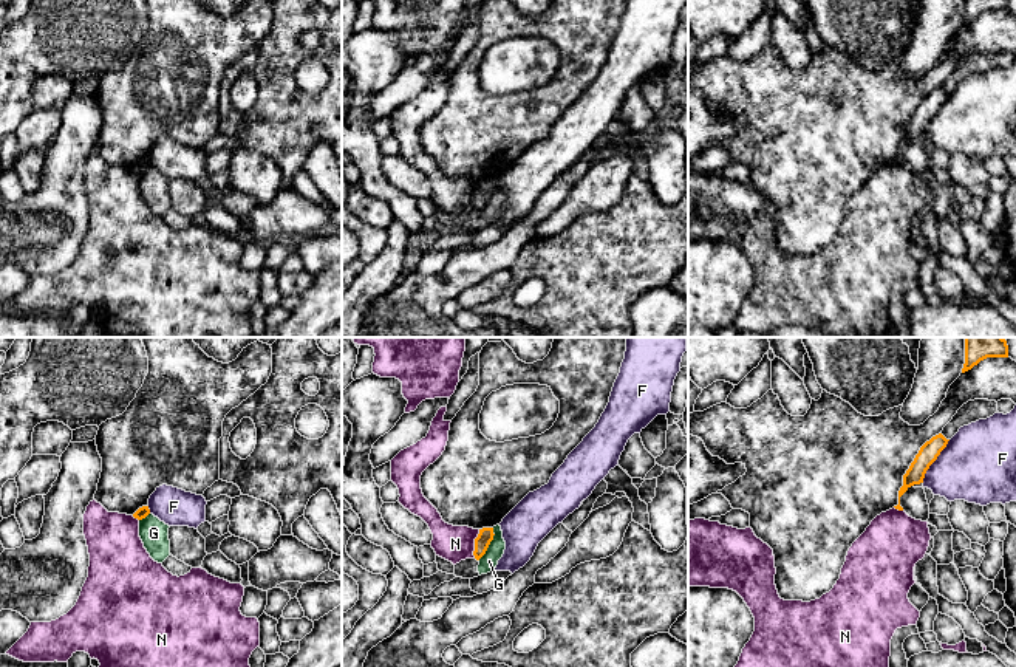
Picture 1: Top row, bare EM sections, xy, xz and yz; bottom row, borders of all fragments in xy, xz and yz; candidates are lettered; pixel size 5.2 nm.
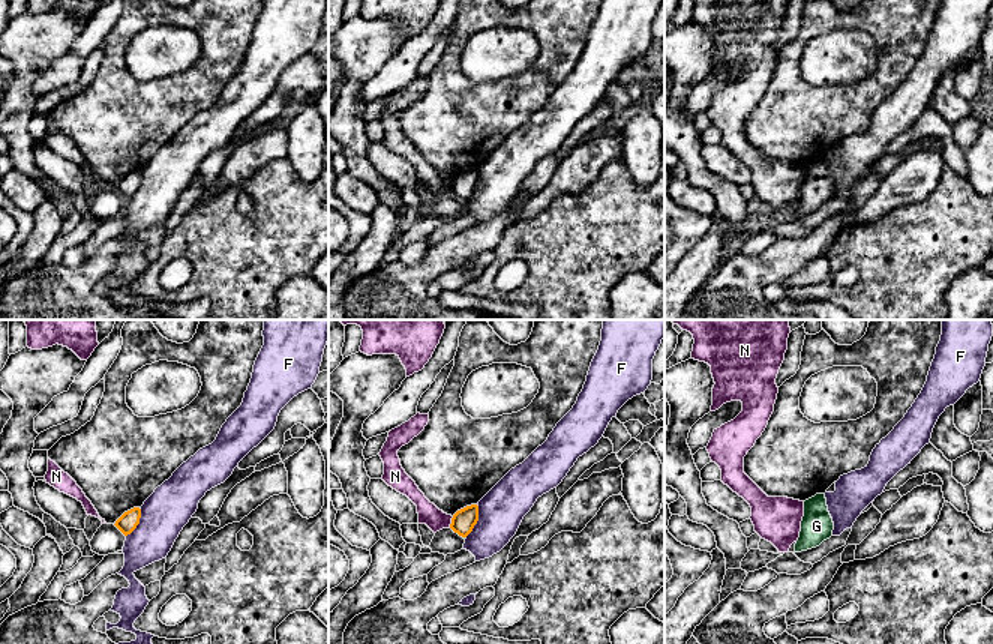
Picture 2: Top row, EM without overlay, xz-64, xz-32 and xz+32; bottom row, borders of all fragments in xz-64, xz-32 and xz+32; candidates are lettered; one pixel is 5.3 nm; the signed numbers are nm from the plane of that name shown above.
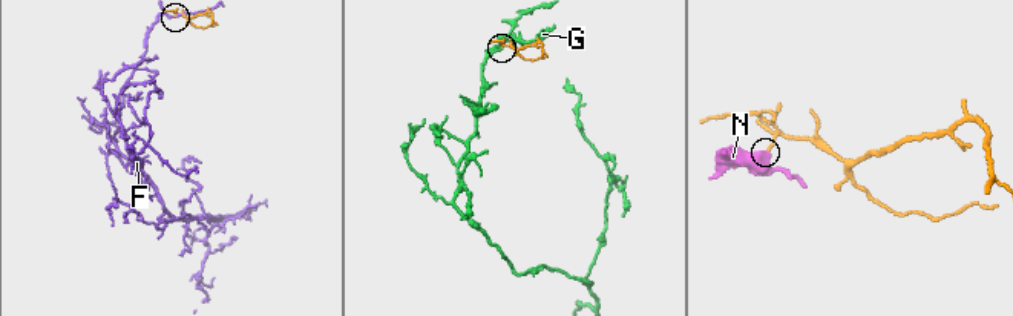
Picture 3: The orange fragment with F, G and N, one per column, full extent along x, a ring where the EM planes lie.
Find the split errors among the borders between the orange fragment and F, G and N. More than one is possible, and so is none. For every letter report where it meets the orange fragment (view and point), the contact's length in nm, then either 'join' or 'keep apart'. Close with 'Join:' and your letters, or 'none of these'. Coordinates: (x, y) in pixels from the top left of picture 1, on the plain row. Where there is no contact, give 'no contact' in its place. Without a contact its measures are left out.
F: meets orange in yz at (934, 113); contact 260 nm long; keep apart
G: meets orange in xz at (489, 197); contact 190 nm long; keep apart
N: meets orange in xz at (475, 197); contact 160 nm long; keep apart
Join: none of these

